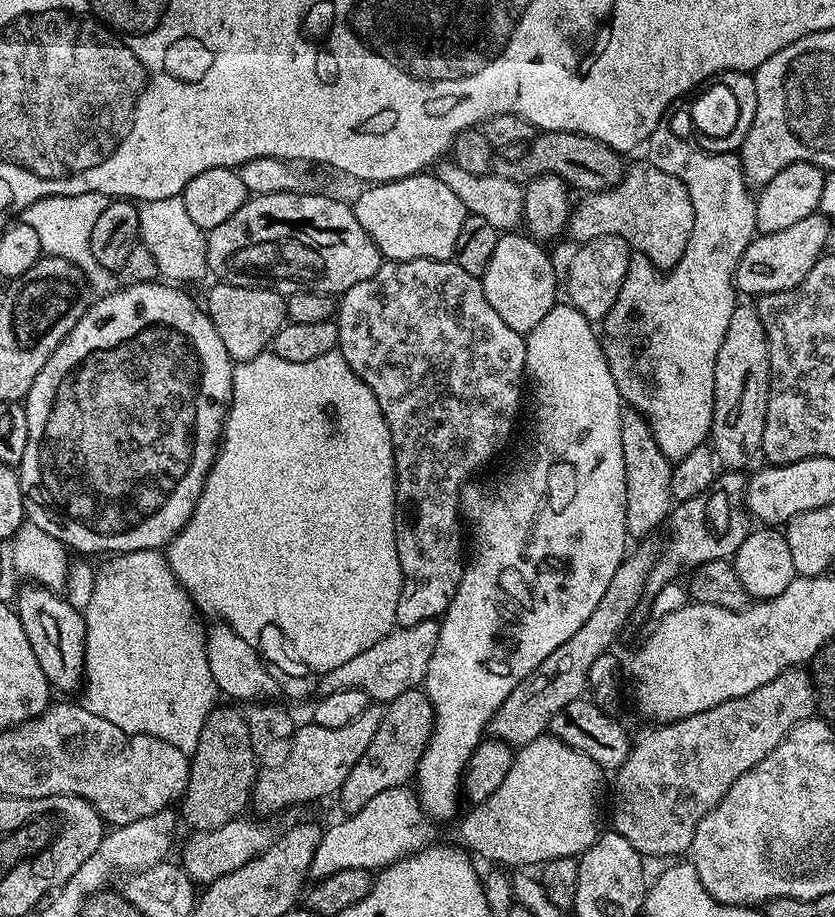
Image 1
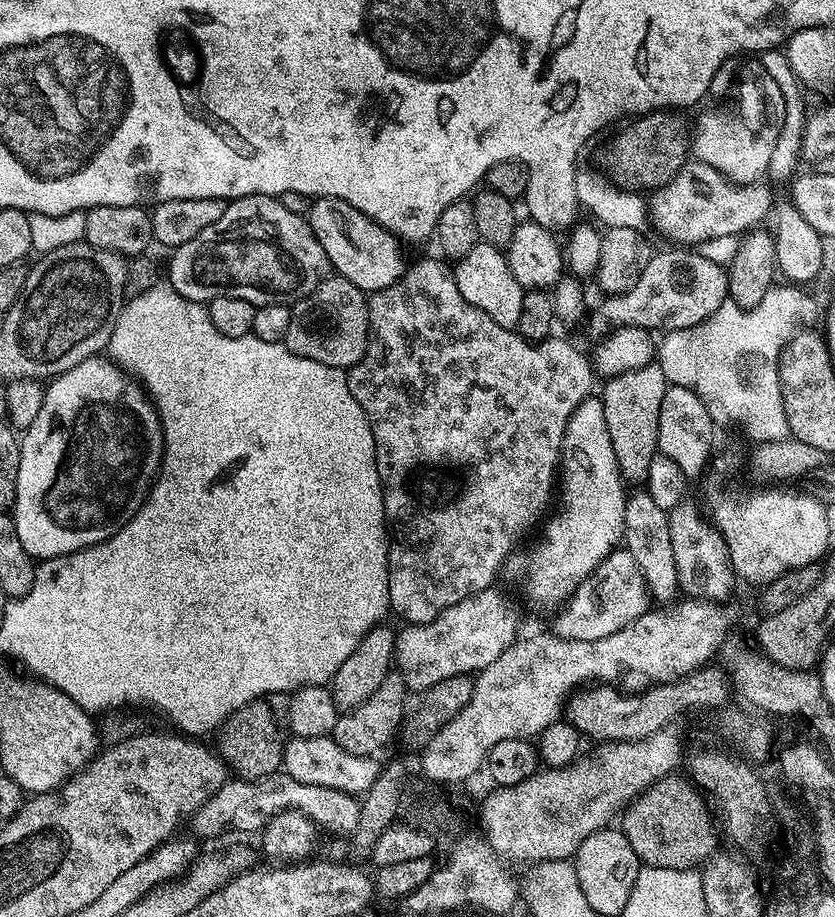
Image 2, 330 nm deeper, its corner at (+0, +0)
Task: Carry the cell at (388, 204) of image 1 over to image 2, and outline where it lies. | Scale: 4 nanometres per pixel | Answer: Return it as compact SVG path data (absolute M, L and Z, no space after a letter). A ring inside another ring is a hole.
M333 196L315 197L308 205L306 219L314 230L314 238L318 238L318 242L322 242L322 250L326 250L326 258L334 269L335 275L354 282L354 286L358 286L365 294L386 290L390 286L400 283L406 271L406 263L404 264L404 258L400 254L401 241L382 226L378 226L378 222L374 222L366 214L362 214L357 208L350 206L350 202Z

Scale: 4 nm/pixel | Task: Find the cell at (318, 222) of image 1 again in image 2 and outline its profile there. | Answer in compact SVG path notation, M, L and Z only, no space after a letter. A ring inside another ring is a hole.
M239 196L225 207L222 218L214 226L206 226L202 234L190 238L182 246L171 249L166 280L182 298L207 302L214 298L246 298L254 305L288 304L302 300L329 275L330 265L322 242L314 238L314 230L305 217L290 214L275 196Z

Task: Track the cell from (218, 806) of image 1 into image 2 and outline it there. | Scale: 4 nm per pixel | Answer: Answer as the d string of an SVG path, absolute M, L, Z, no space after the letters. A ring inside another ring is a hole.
M271 692L259 696L254 702L242 706L226 723L220 725L218 750L224 761L239 779L254 781L281 771L284 762L284 748L288 745L290 733L289 693Z

